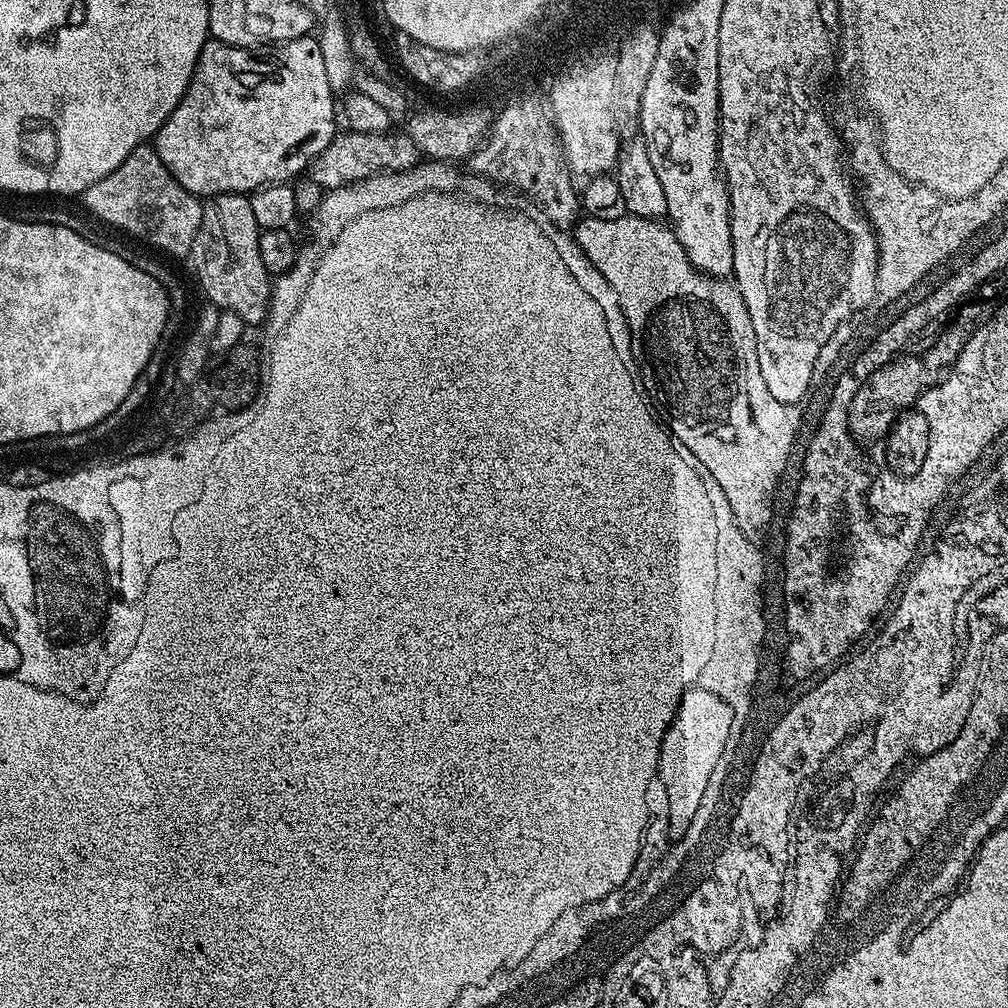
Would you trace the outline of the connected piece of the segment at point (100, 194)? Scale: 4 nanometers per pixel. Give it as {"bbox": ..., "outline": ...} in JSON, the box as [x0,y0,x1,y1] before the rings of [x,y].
{"bbox":[82,146,204,258],"outline":[[[152,146],[135,148],[126,158],[126,162],[118,166],[118,170],[106,174],[106,178],[94,182],[94,186],[86,189],[82,200],[93,212],[91,215],[97,221],[100,219],[102,223],[109,224],[104,225],[109,229],[117,228],[120,231],[117,233],[125,237],[135,238],[137,241],[145,240],[146,243],[153,244],[148,245],[153,249],[161,248],[156,249],[161,253],[169,252],[172,256],[183,258],[188,258],[191,254],[204,208],[201,197],[183,188],[178,178],[174,178],[174,174],[166,170],[162,158],[158,158],[156,149]]]}

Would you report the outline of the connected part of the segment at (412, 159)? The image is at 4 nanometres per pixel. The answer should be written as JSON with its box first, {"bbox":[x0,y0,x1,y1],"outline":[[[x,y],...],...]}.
{"bbox":[306,130,421,190],"outline":[[[351,130],[341,131],[330,142],[330,146],[322,150],[322,154],[314,157],[306,176],[313,179],[323,190],[327,190],[346,186],[380,173],[406,171],[421,162],[420,148],[409,138],[384,139],[388,138],[373,138]]]}

